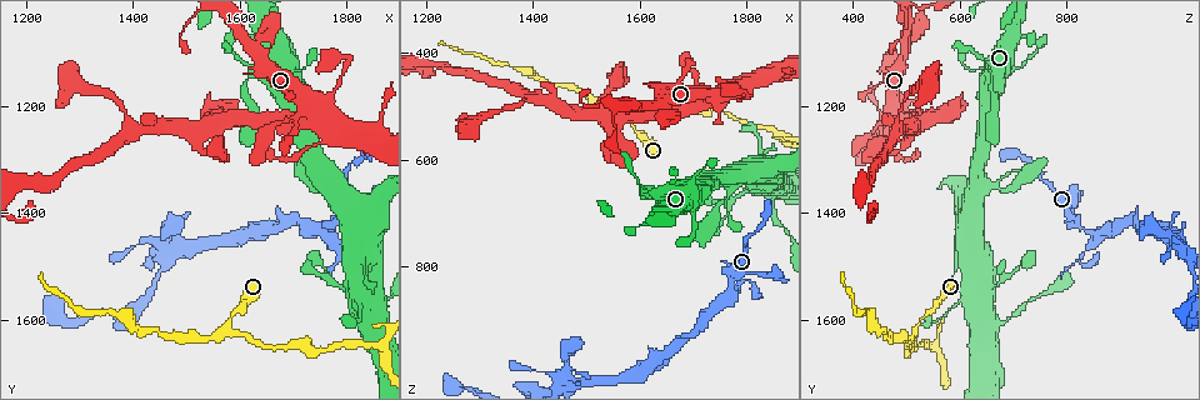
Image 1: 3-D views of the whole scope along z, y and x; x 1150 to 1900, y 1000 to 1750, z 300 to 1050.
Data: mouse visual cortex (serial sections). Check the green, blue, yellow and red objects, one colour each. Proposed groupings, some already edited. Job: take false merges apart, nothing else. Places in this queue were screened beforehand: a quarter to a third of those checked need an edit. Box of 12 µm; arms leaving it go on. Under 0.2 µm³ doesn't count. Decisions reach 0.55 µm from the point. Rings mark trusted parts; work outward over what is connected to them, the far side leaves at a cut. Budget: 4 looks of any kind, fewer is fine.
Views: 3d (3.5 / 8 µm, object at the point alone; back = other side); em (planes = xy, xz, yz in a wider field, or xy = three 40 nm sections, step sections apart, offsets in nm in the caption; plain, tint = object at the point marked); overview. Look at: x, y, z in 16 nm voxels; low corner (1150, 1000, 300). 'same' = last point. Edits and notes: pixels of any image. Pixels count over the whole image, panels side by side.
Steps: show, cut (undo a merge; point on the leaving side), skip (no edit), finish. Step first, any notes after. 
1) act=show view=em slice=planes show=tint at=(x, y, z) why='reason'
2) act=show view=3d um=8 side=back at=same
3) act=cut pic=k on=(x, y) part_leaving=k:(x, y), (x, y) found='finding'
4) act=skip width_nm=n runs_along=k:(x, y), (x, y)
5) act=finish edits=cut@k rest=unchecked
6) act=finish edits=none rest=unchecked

act=show view=3d um=8 at=(1575, 1610, 515) why='abrupt turn'

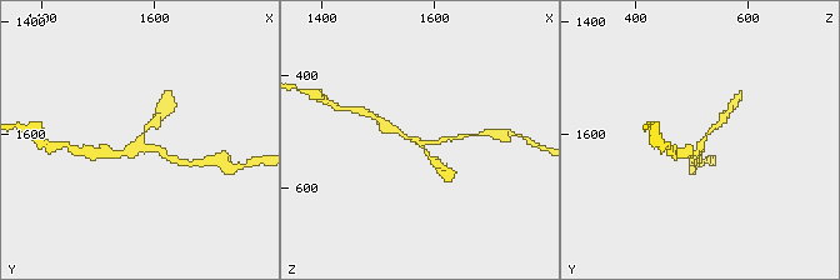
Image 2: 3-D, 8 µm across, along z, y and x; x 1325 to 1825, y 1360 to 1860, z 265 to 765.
act=show view=em slice=xy step=2 show=tint at=(1575, 1615, 525) why='need the tissue'

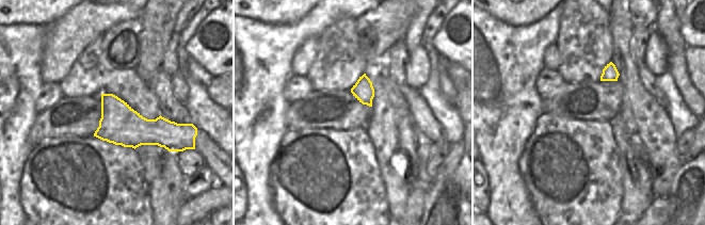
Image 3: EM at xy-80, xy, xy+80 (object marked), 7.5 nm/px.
act=skip runs_along=2:(723, 118), (704, 138), (698, 160) found='one cell here'

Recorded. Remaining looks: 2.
act=show view=3d um=8 at=(1465, 1460, 1015) why='three arms meet'

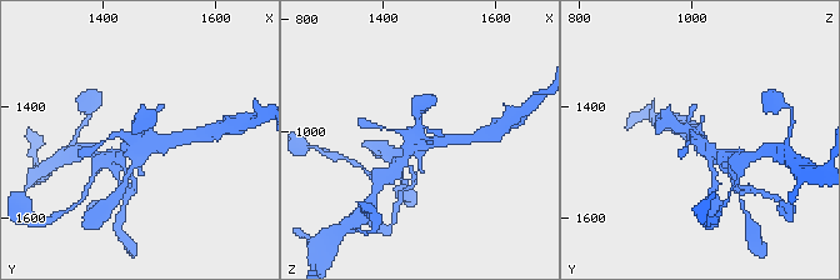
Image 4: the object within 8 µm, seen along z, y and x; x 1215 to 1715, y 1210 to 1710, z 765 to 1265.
act=show view=em slice=xy step=3 show=tint at=(1465, 1460, 1010)

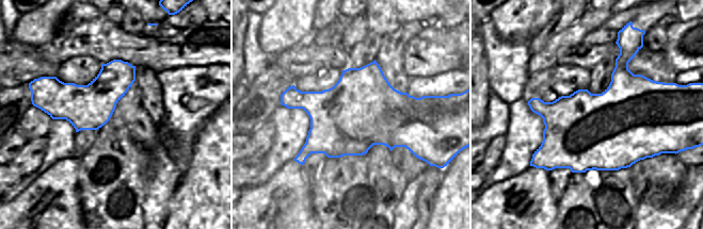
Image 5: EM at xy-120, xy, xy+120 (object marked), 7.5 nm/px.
act=skip found='continuous, no second cell'

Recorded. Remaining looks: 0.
act=finish edits=none rest=unchecked

